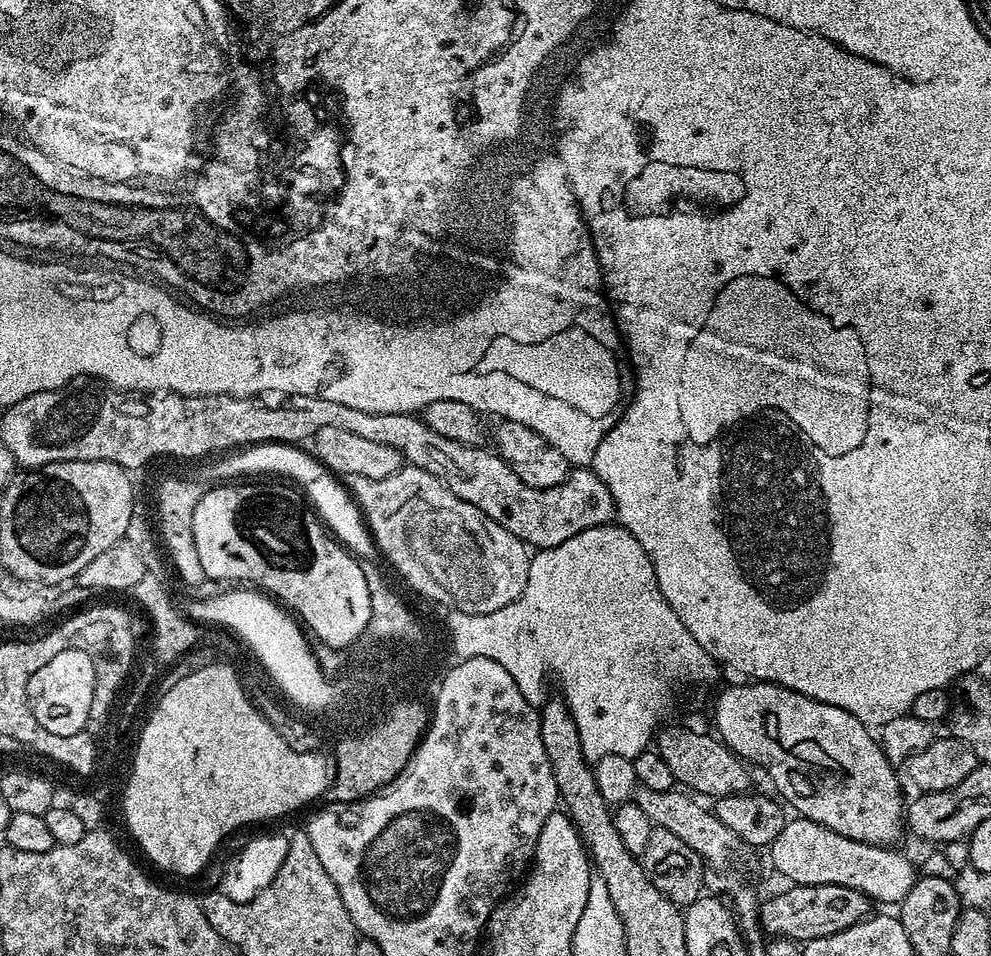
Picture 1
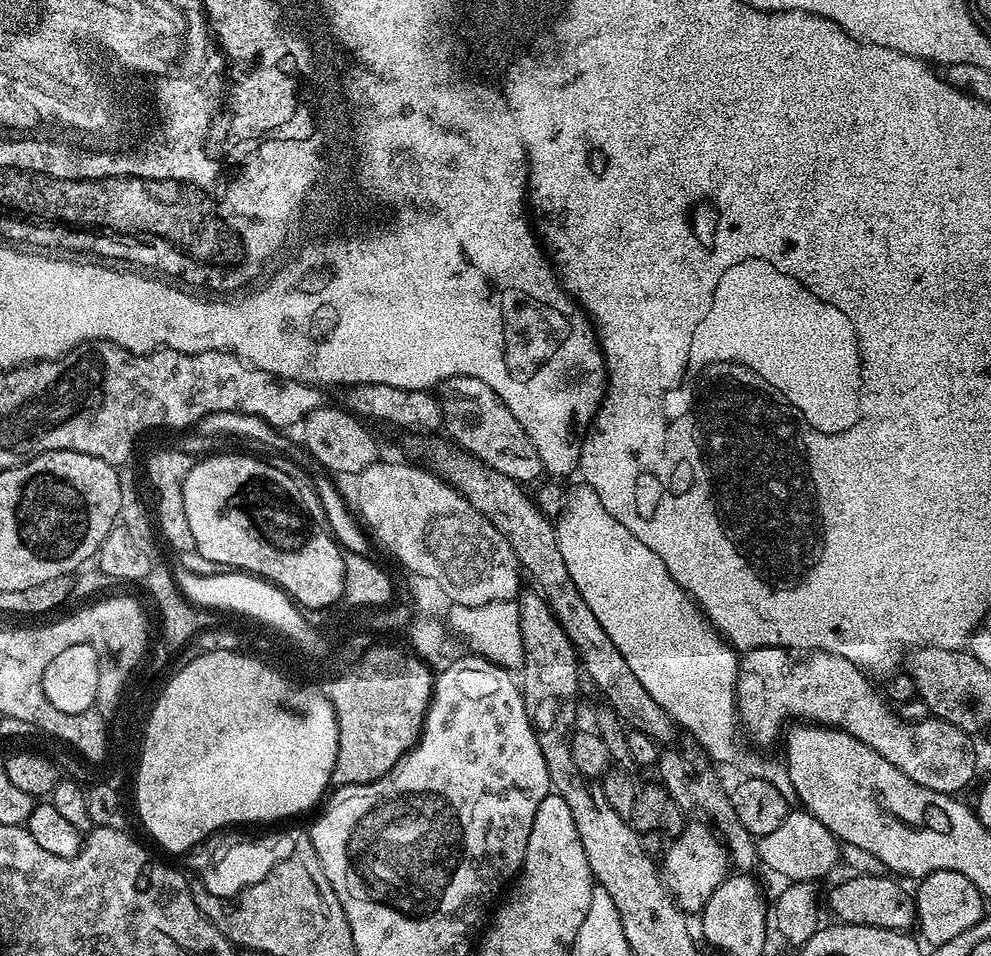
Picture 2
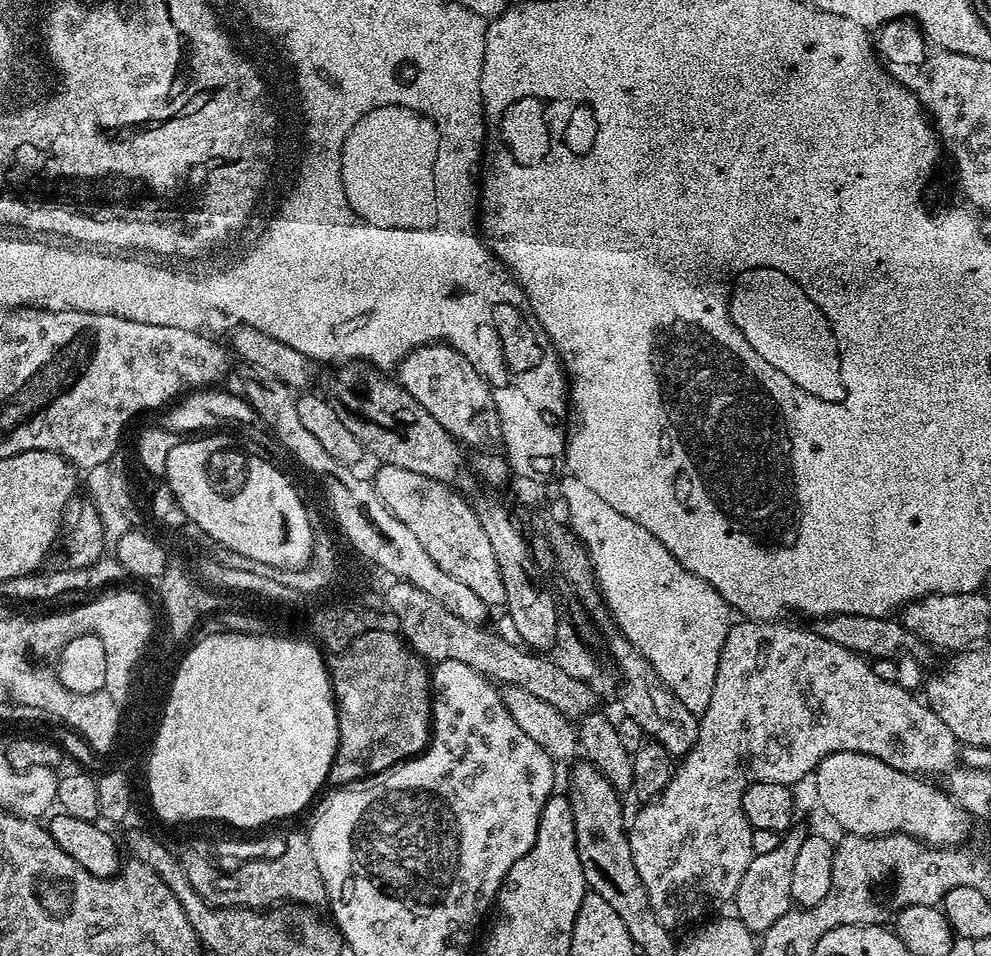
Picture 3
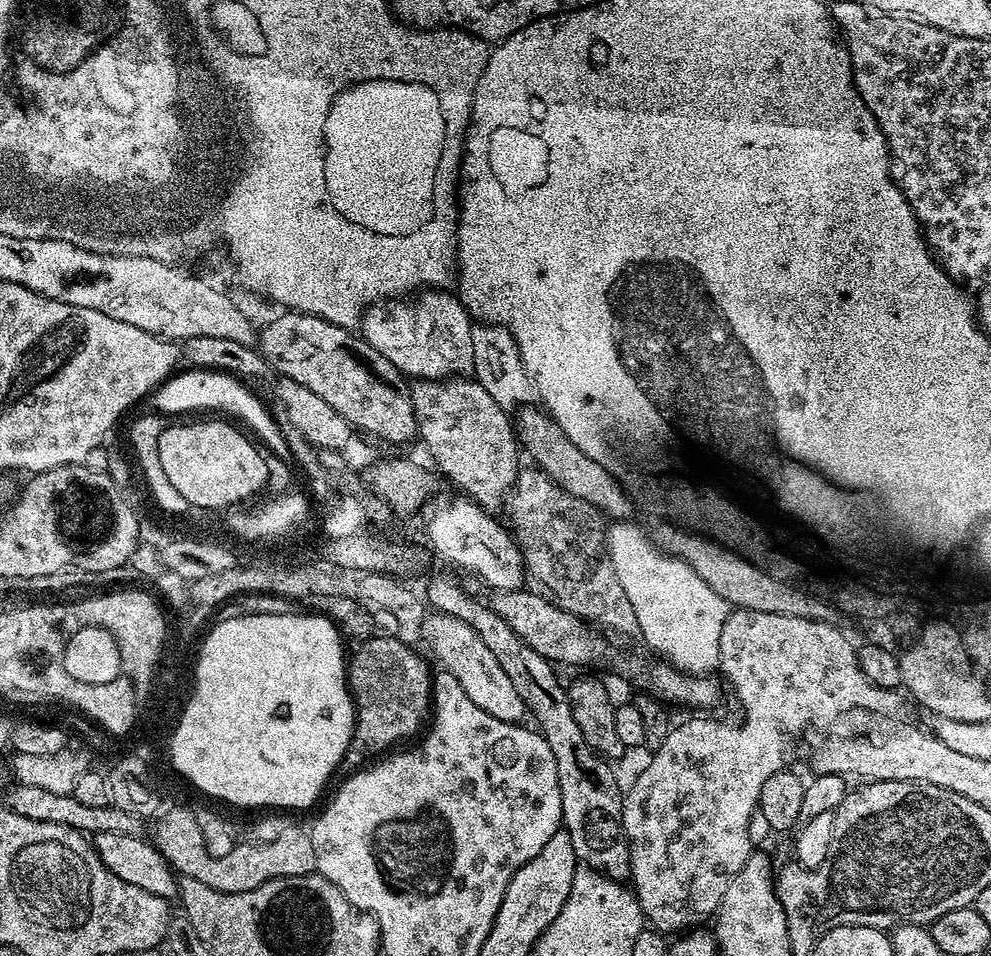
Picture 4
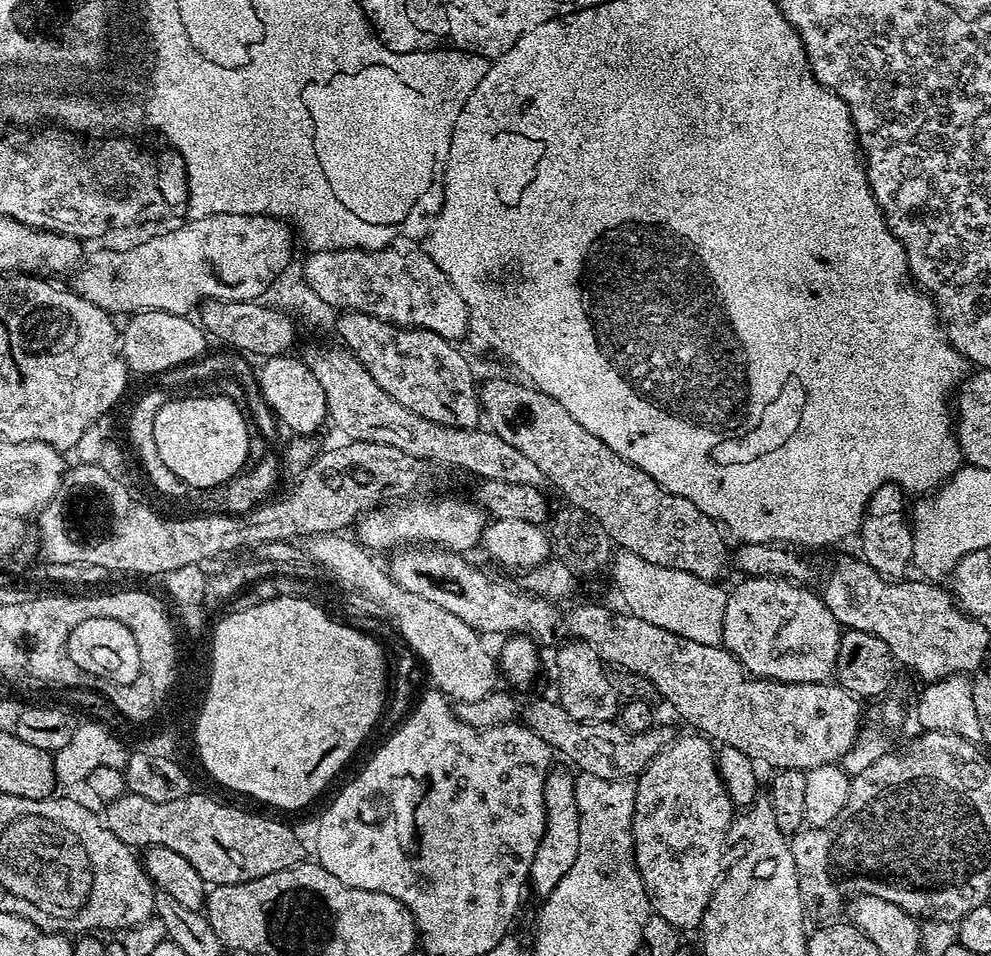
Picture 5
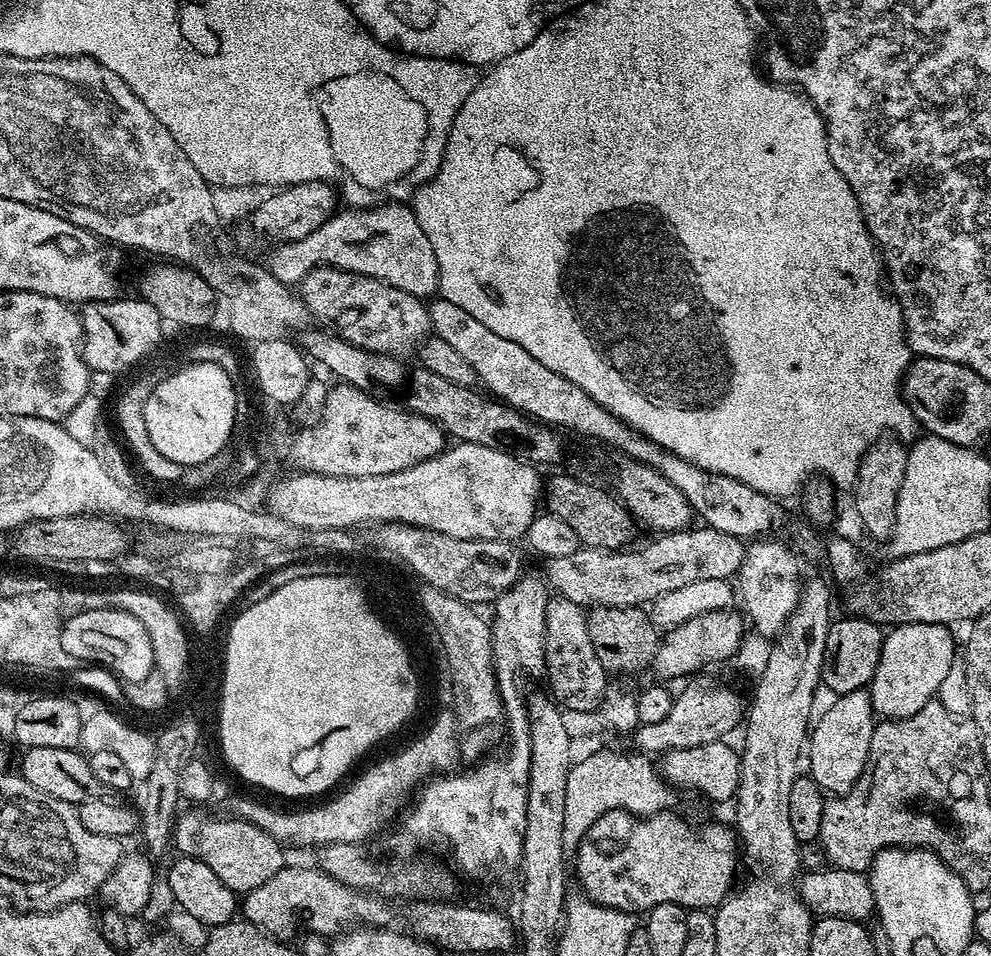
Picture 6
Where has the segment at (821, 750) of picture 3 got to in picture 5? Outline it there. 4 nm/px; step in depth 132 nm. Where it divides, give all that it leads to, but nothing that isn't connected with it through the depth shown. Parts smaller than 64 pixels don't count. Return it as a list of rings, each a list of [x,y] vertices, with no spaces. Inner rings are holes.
[[[750,576],[741,579],[741,581],[741,584],[736,589],[731,589],[728,592],[726,610],[722,618],[723,647],[727,648],[732,655],[738,657],[740,664],[743,665],[750,676],[755,676],[762,680],[777,680],[787,684],[823,684],[831,681],[836,671],[836,659],[838,658],[838,646],[840,645],[842,629],[839,622],[834,618],[834,614],[830,614],[830,610],[824,605],[823,599],[817,593],[815,596],[811,592],[813,590],[811,587],[803,584],[794,584],[791,580],[783,580],[777,576]],[[703,734],[677,735],[671,744],[640,773],[635,781],[632,840],[636,843],[636,868],[648,892],[655,915],[666,918],[677,930],[699,929],[700,920],[714,898],[714,890],[726,871],[724,851],[730,845],[734,805],[717,768],[717,749]]]

